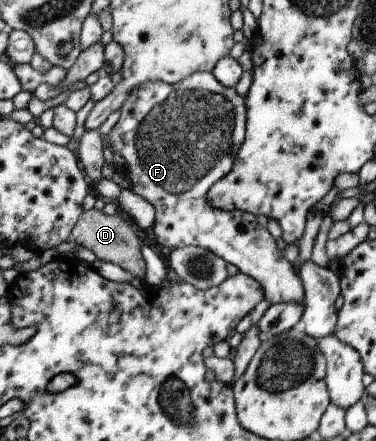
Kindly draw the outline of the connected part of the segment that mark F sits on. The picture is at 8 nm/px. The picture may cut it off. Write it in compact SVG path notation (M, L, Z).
M195 72L179 80L178 82L168 84L162 81L145 82L144 85L137 86L126 95L122 106L118 109L120 112L117 122L114 124L107 135L101 136L103 138L104 146L108 146L113 152L117 152L120 158L124 160L124 166L127 169L125 175L129 178L129 188L134 194L140 196L149 202L154 209L155 215L152 223L152 234L156 238L156 242L160 247L173 249L174 247L183 247L184 245L192 245L197 247L204 247L216 253L225 263L234 264L240 273L255 280L262 289L263 299L269 304L274 303L296 303L303 306L303 286L299 279L298 273L293 269L293 266L284 257L283 252L278 251L276 243L270 235L269 228L262 228L256 223L256 215L252 213L241 212L239 210L221 211L210 206L206 202L205 194L208 192L210 185L213 185L217 180L220 180L231 169L234 155L242 144L245 135L245 110L244 101L241 96L236 94L233 87L223 87L214 78L211 72Z

